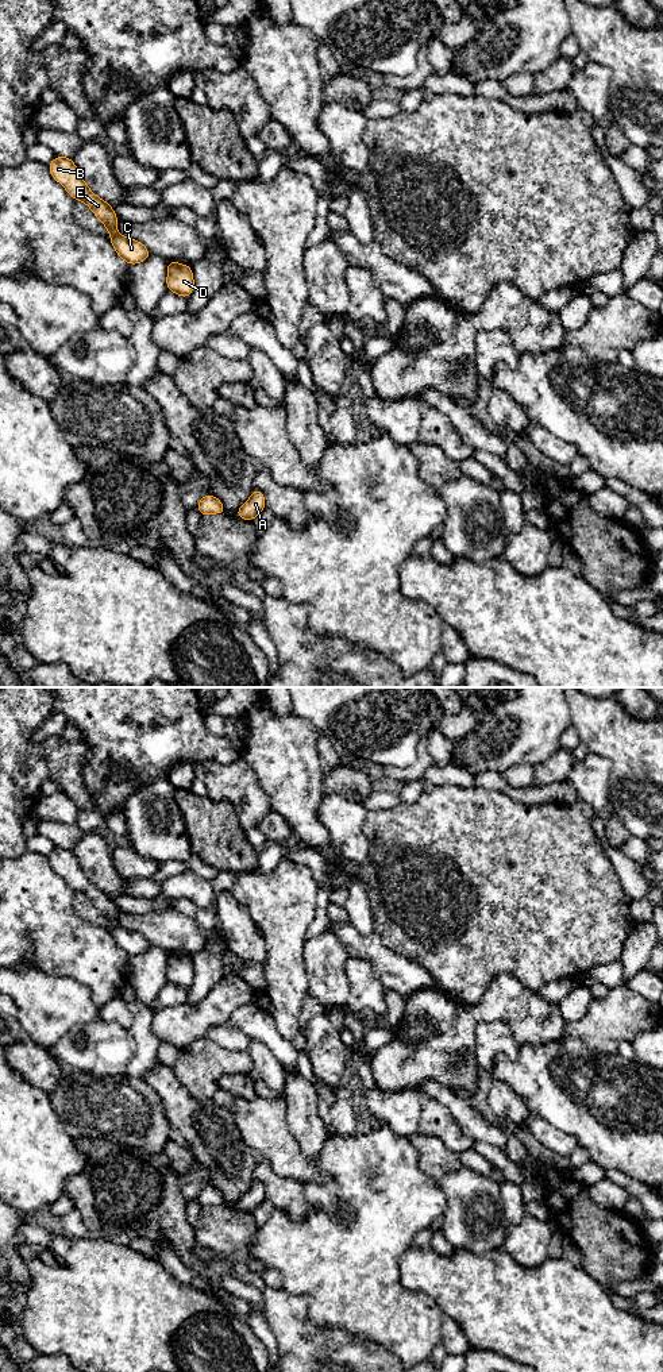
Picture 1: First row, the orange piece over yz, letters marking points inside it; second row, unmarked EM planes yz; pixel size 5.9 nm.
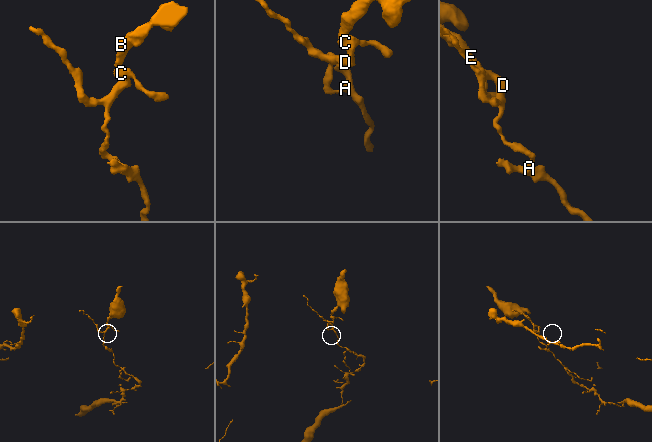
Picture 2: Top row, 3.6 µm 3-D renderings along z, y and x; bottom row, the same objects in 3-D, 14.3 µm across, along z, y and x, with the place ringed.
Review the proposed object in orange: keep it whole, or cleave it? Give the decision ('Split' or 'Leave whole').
Split

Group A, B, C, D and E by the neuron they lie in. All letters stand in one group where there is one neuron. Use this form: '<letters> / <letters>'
A C D / B E

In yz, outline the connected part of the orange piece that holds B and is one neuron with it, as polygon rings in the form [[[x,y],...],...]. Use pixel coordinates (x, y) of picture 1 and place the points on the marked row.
[[[57,155],[50,163],[49,170],[55,181],[58,181],[68,193],[76,200],[84,201],[95,213],[95,216],[107,227],[109,236],[117,234],[116,226],[119,217],[112,207],[97,197],[85,184],[80,170],[72,158]]]

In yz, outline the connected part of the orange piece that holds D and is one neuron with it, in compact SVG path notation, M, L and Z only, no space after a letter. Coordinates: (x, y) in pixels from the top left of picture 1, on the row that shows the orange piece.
M167 261L166 285L169 292L189 298L194 286L192 266Z

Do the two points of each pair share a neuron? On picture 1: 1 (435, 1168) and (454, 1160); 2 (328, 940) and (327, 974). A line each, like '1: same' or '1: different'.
1: same
2: same

